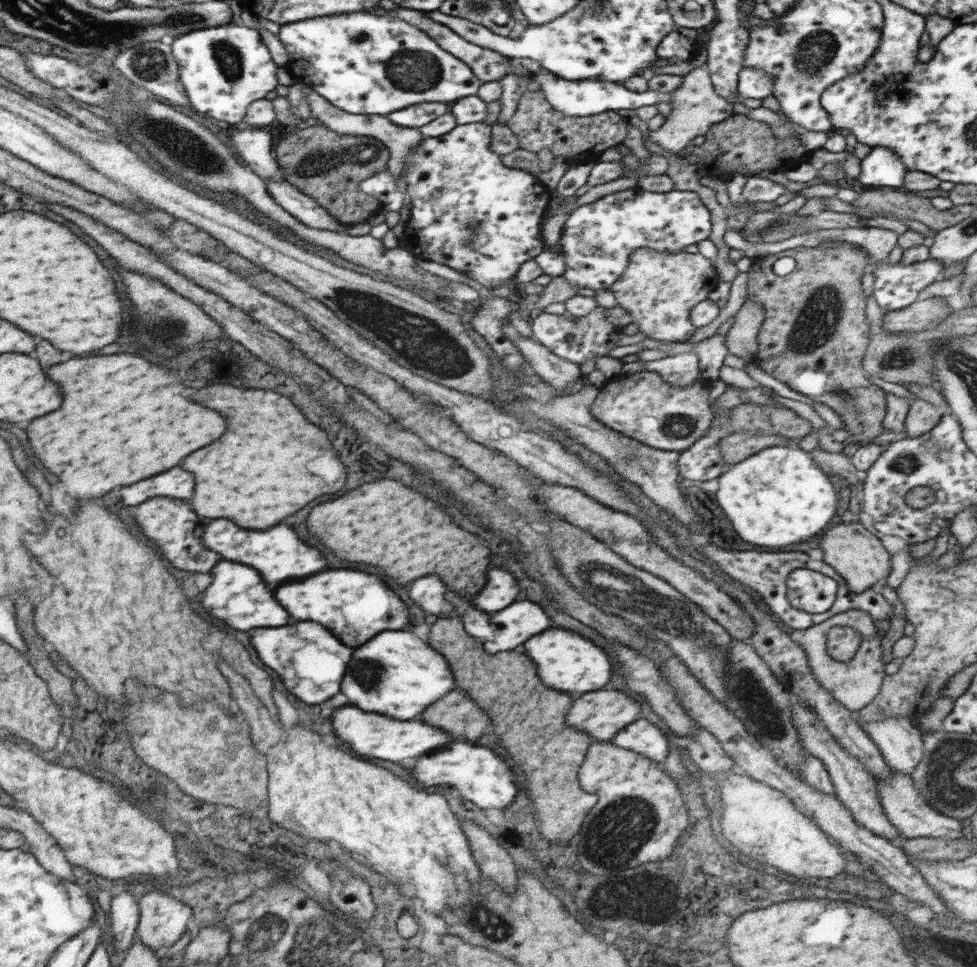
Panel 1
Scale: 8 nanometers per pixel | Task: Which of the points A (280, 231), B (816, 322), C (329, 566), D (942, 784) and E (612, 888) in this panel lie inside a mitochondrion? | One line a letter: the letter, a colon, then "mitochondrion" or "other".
A: other
B: mitochondrion
C: other
D: mitochondrion
E: mitochondrion

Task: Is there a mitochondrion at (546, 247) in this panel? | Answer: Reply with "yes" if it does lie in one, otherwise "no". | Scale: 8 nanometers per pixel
no

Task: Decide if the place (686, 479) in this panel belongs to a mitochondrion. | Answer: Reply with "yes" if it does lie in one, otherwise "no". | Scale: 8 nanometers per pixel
no

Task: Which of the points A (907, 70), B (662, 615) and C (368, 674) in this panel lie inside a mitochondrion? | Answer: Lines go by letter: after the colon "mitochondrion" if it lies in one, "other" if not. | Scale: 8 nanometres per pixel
A: other
B: mitochondrion
C: mitochondrion

